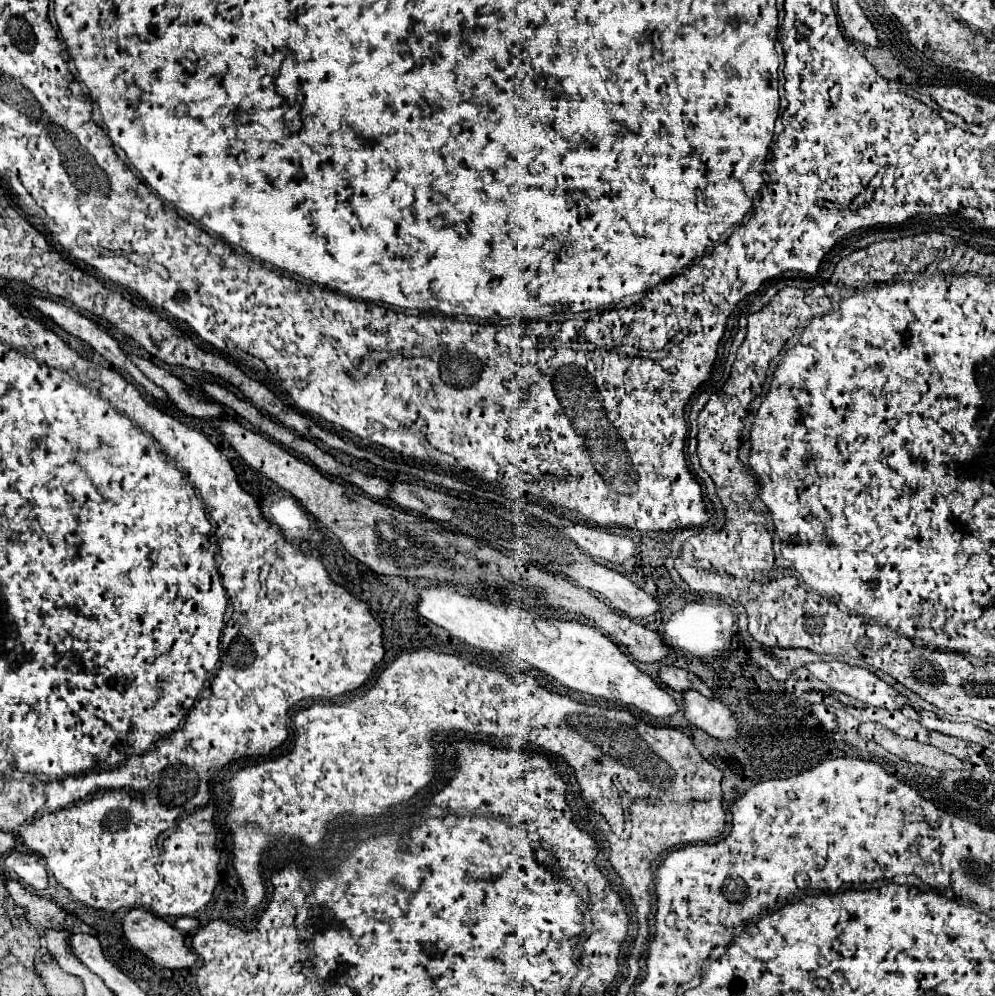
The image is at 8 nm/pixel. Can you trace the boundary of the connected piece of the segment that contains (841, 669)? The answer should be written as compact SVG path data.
M831 659L809 663L807 669L817 679L825 681L831 689L851 695L863 703L885 707L889 711L905 709L905 705L909 707L909 701L903 695L899 695L897 689L893 689L889 683L885 683L865 667L851 667L843 661Z

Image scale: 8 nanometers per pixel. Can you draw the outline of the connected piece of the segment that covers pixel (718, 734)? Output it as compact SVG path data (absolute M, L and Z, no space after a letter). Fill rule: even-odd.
M685 691L685 719L707 731L711 737L721 739L721 741L733 741L739 739L739 729L741 725L737 723L735 715L729 711L727 705L723 705L717 699L707 699L697 691Z

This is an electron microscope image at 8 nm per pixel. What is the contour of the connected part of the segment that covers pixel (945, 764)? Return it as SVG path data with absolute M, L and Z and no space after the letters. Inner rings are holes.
M861 723L859 735L879 743L893 755L897 755L905 761L911 761L911 763L921 763L921 765L933 767L933 769L963 769L963 763L957 757L947 755L947 753L939 751L937 747L899 737L879 723Z

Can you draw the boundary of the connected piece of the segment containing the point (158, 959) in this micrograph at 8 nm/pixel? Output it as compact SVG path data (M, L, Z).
M141 907L131 909L123 917L123 933L125 933L127 941L137 951L141 951L143 955L147 955L153 963L157 963L161 967L167 967L167 969L189 969L197 961L197 955L187 949L185 937L175 927L171 927L165 919L155 917L151 911L145 911Z

